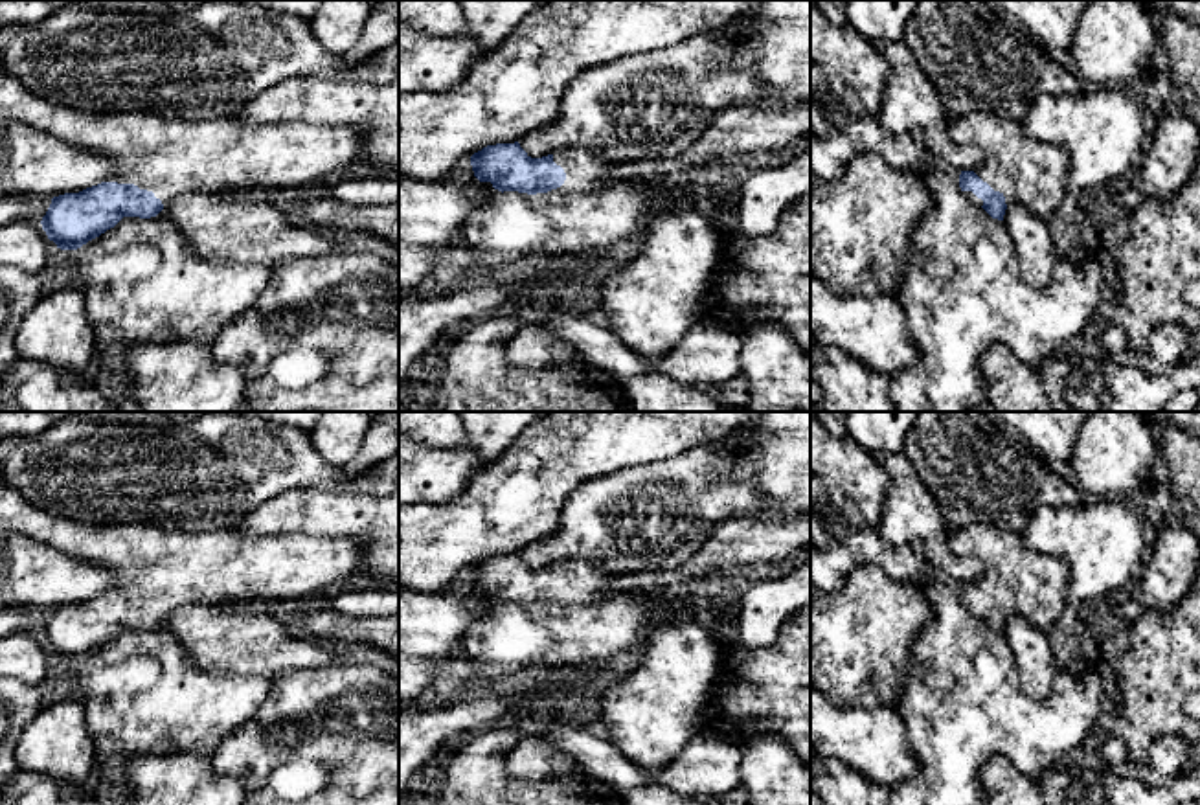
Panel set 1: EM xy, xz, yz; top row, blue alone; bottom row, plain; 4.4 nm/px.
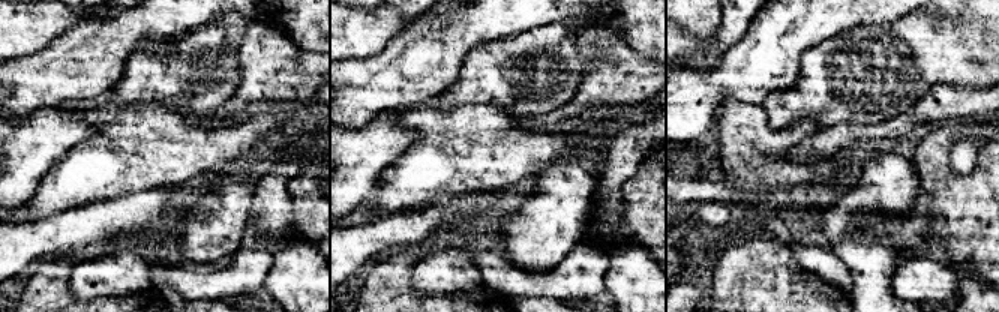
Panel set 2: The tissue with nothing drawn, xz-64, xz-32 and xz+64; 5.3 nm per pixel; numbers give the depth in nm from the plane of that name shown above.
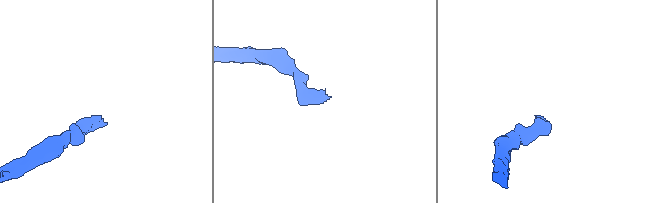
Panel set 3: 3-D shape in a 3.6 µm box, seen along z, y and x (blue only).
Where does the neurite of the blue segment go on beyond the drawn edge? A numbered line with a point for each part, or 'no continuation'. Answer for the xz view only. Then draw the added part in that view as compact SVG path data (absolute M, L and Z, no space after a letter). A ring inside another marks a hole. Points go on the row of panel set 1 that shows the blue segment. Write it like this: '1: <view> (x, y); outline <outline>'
1: xz (587, 212); outline M568 147L553 153L553 162L566 173L560 187L548 193L518 193L494 189L463 222L465 246L452 259L467 272L511 265L531 255L583 254L610 246L676 208L700 204L682 189L649 187L636 182L608 182L603 175L614 165L590 149Z

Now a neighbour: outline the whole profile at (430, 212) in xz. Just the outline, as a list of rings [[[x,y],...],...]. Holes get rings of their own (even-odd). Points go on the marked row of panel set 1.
[[[470,156],[437,180],[399,173],[399,294],[417,292],[426,274],[452,259],[456,232],[492,191],[474,176]]]

